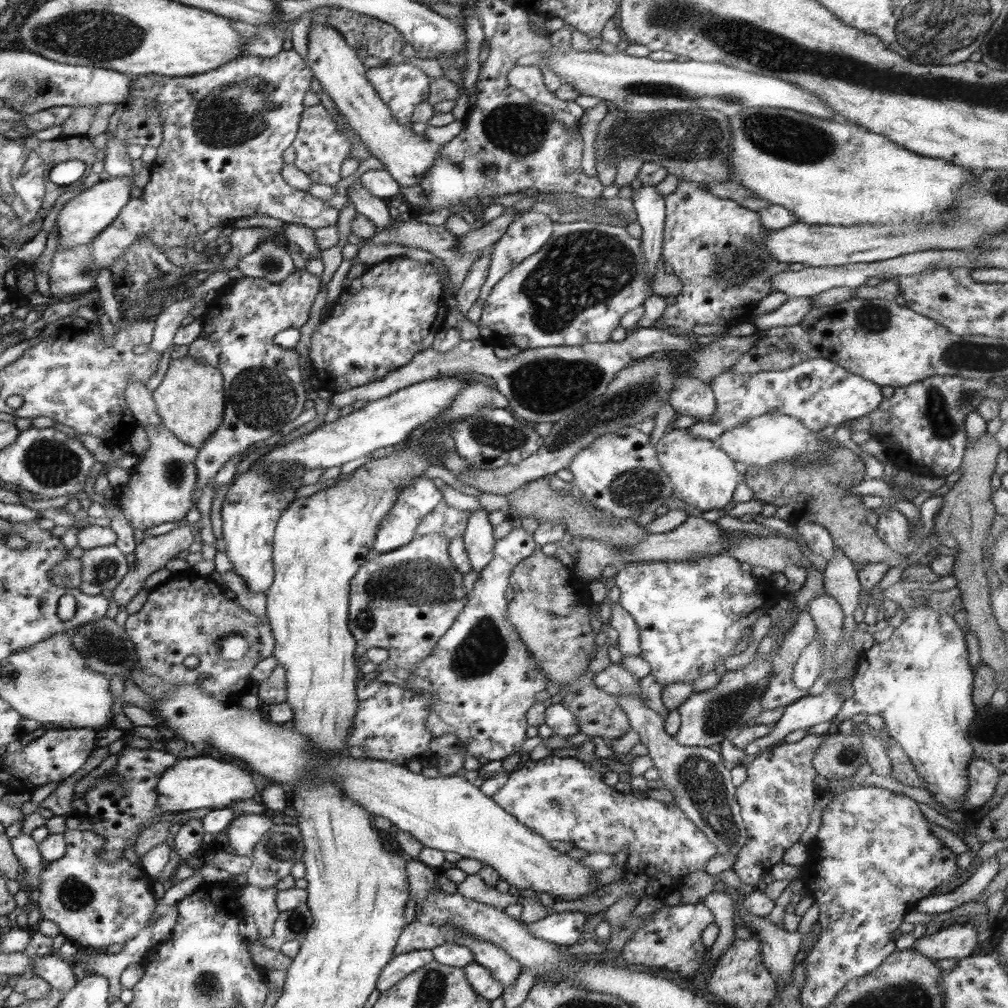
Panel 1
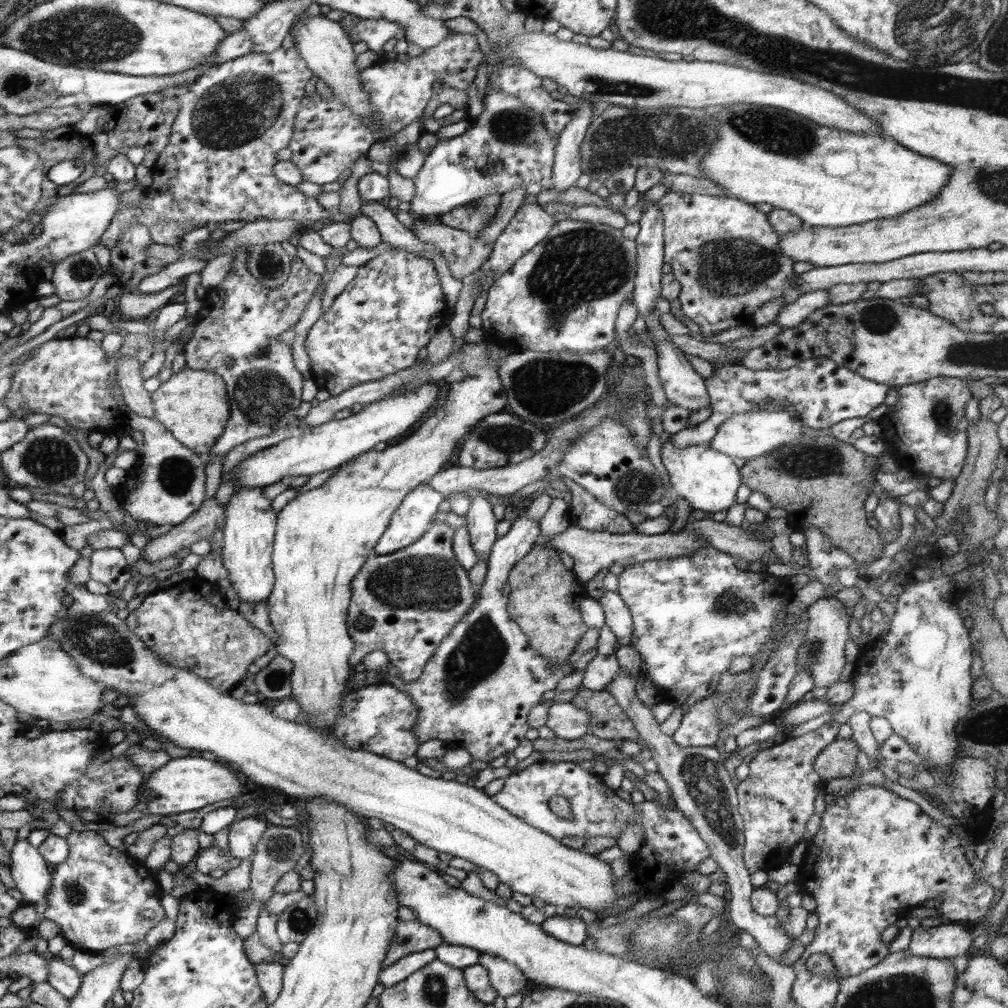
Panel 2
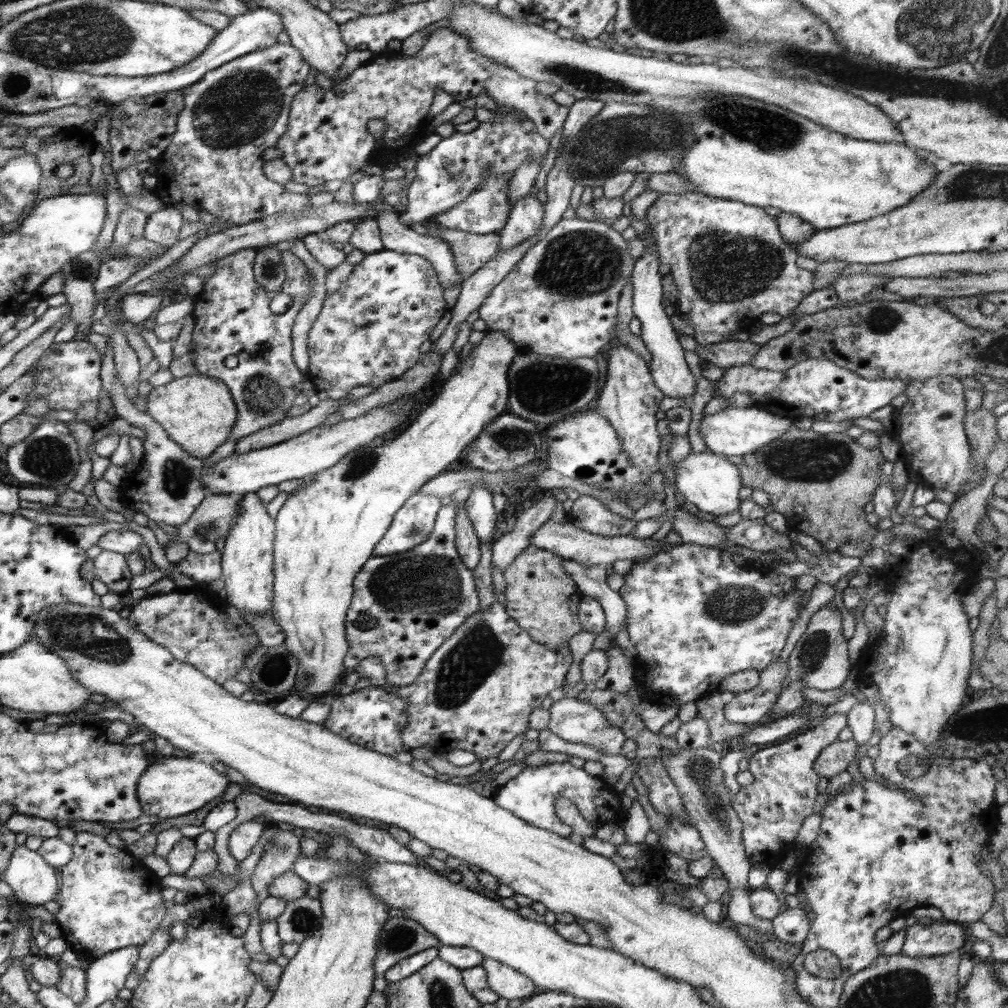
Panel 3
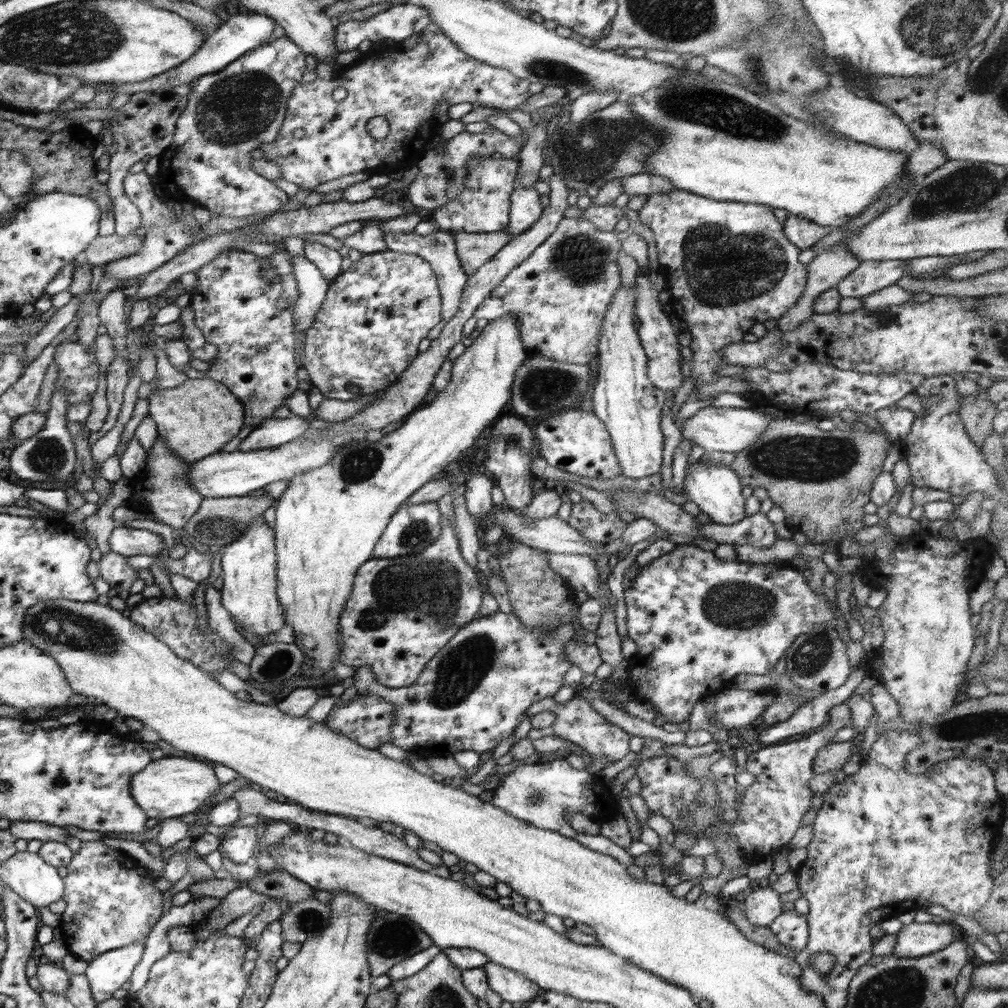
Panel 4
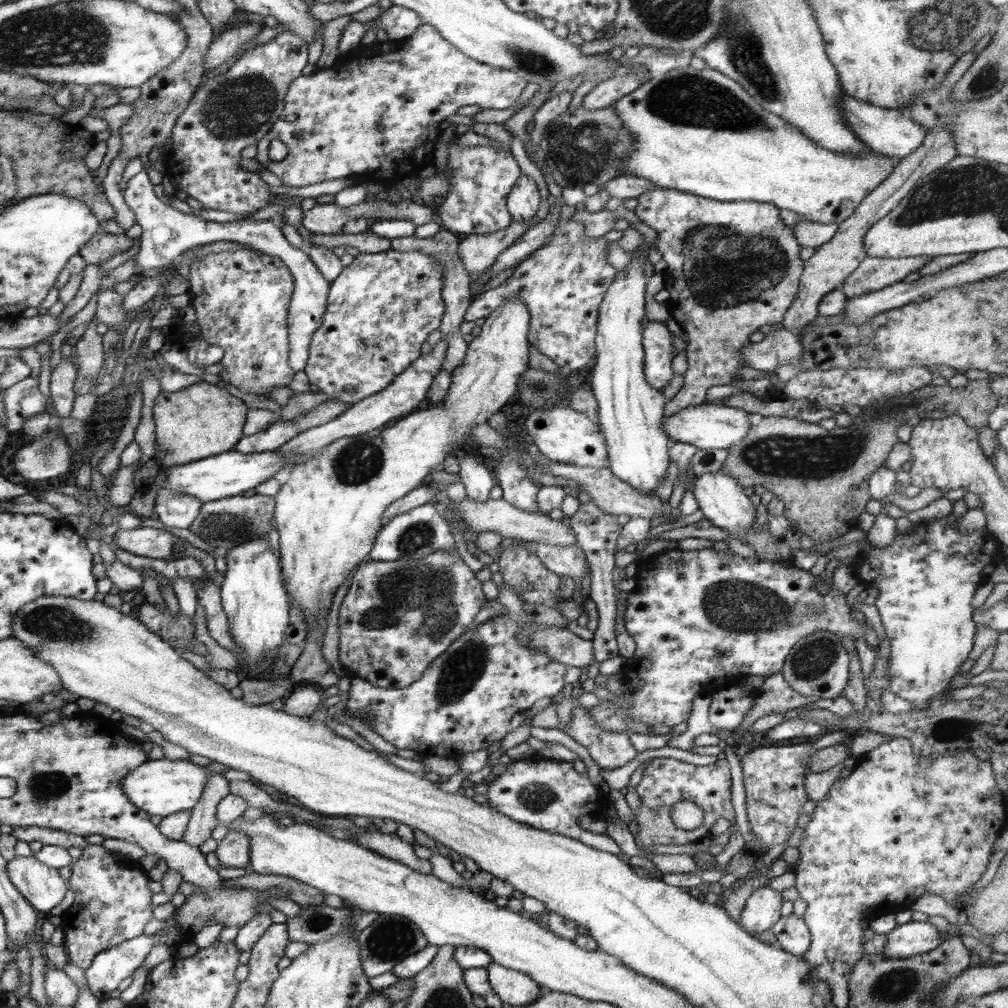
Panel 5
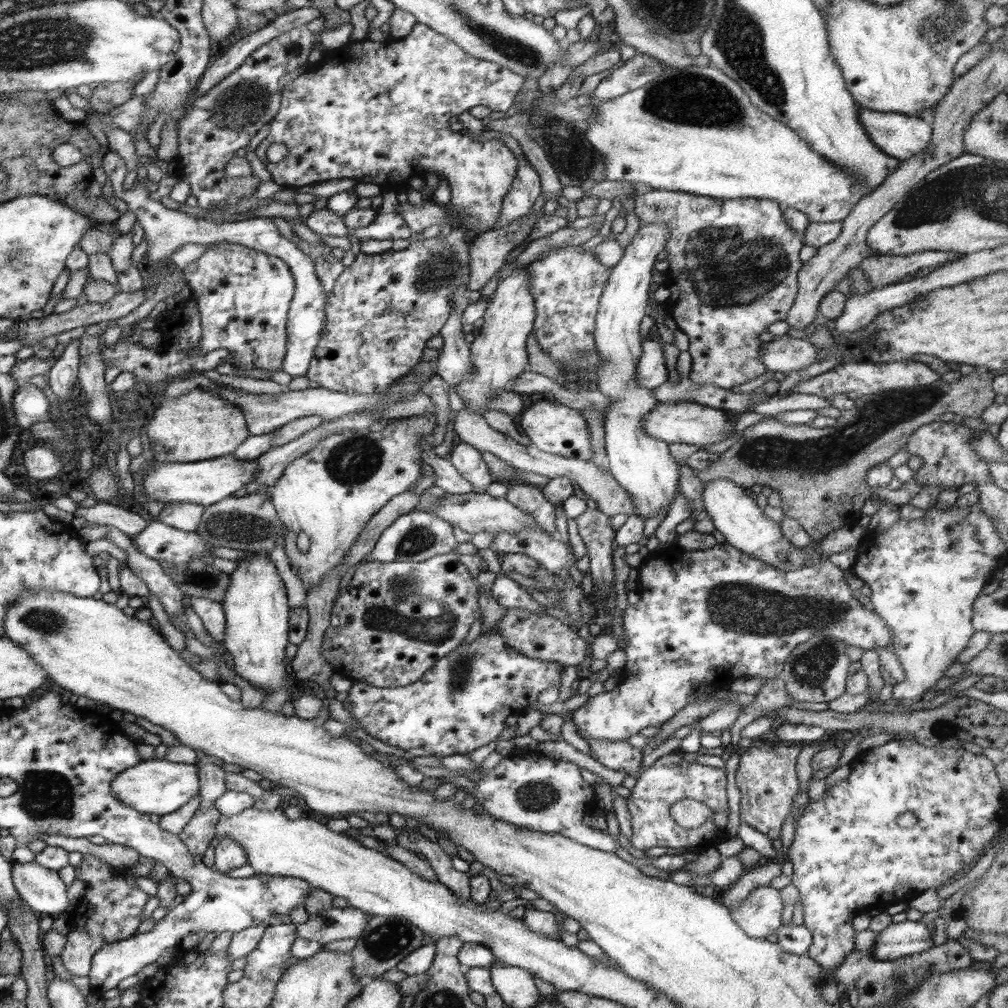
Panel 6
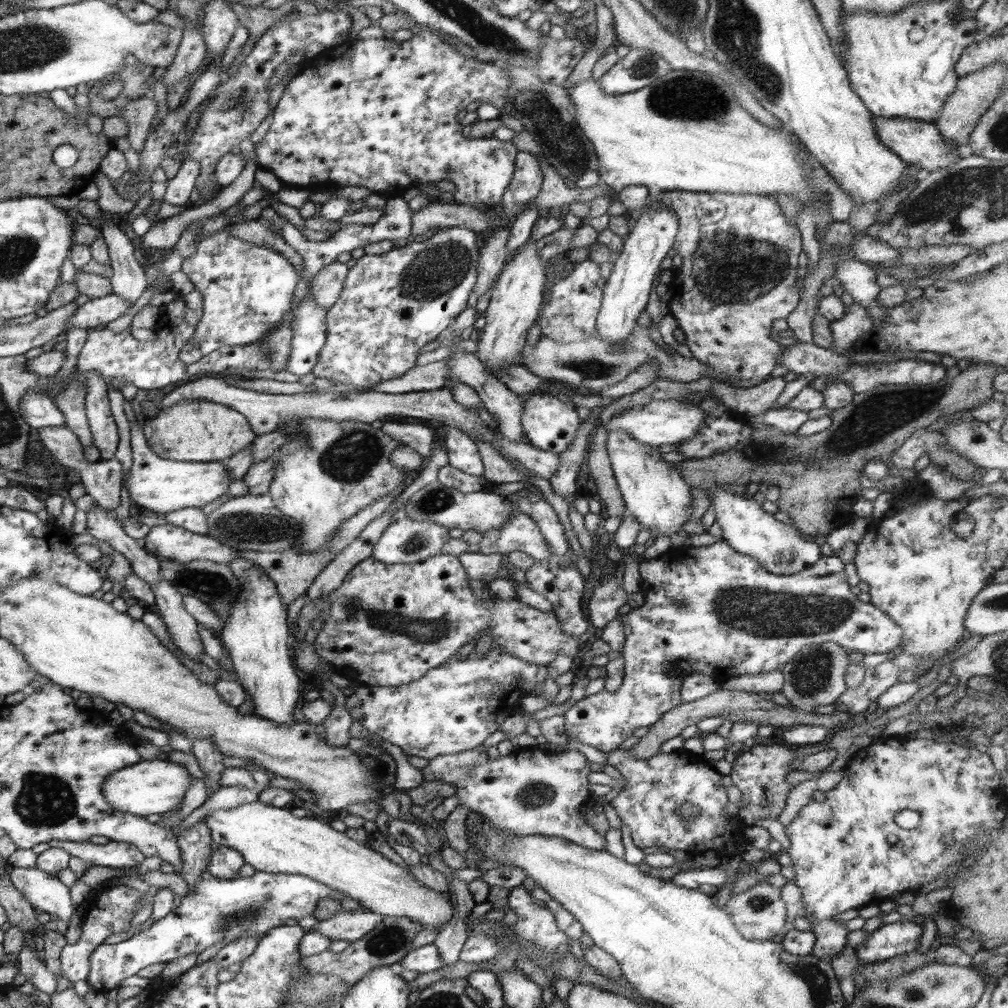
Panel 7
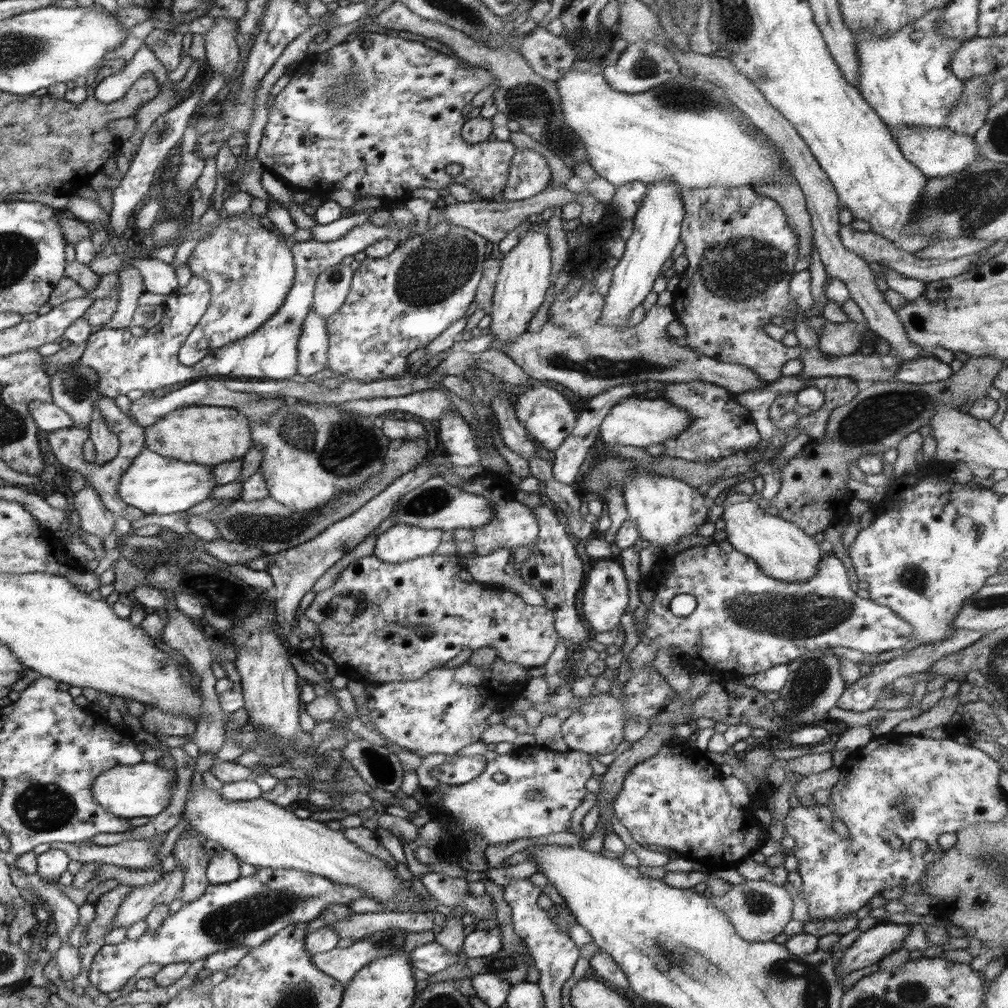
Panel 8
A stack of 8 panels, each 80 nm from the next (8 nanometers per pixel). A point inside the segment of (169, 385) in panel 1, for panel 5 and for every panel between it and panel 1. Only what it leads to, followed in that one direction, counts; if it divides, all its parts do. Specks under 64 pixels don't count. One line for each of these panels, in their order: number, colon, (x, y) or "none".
2: (193, 405)
3: (198, 412)
4: (197, 418)
5: (202, 420)

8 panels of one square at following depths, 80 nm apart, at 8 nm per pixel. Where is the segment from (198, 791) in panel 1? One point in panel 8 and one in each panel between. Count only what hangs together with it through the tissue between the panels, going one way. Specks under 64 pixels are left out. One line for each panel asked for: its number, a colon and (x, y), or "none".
2: (186, 784)
3: (174, 786)
4: (170, 787)
5: (162, 787)
6: (157, 786)
7: (157, 786)
8: (144, 790)

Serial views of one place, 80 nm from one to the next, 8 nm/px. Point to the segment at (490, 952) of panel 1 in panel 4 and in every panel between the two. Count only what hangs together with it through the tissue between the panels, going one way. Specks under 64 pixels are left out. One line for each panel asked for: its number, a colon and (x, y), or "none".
2: (508, 979)
3: (507, 982)
4: (512, 986)

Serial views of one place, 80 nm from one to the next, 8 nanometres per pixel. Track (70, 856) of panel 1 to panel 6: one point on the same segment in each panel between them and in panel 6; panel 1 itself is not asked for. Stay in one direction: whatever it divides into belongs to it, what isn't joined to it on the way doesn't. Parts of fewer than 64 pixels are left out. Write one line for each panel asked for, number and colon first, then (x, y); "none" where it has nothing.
2: (100, 897)
3: (109, 900)
4: (111, 901)
5: (112, 904)
6: (110, 909)

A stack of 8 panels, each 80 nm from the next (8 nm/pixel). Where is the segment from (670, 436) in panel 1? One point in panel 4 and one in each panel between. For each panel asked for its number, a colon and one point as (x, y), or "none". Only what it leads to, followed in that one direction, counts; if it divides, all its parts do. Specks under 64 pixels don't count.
2: (709, 480)
3: (712, 483)
4: (716, 490)

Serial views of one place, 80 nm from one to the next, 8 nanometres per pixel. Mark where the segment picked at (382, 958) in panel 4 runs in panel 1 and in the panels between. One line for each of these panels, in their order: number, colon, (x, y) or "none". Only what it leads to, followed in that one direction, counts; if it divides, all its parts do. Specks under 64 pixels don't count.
1: (421, 935)
2: (413, 936)
3: (400, 937)

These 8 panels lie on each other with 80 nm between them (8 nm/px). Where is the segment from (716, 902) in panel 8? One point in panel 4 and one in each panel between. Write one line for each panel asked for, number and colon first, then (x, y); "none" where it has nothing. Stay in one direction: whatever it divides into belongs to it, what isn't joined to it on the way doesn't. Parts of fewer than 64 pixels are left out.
4: (763, 906)
5: (762, 910)
6: (760, 914)
7: (759, 913)

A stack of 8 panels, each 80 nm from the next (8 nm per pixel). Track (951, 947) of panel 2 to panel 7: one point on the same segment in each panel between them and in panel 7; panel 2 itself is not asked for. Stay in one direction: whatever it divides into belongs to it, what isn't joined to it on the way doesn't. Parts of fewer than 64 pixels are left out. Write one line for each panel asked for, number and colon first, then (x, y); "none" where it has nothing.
3: (929, 940)
4: (915, 940)
5: (906, 940)
6: (900, 940)
7: (890, 940)

